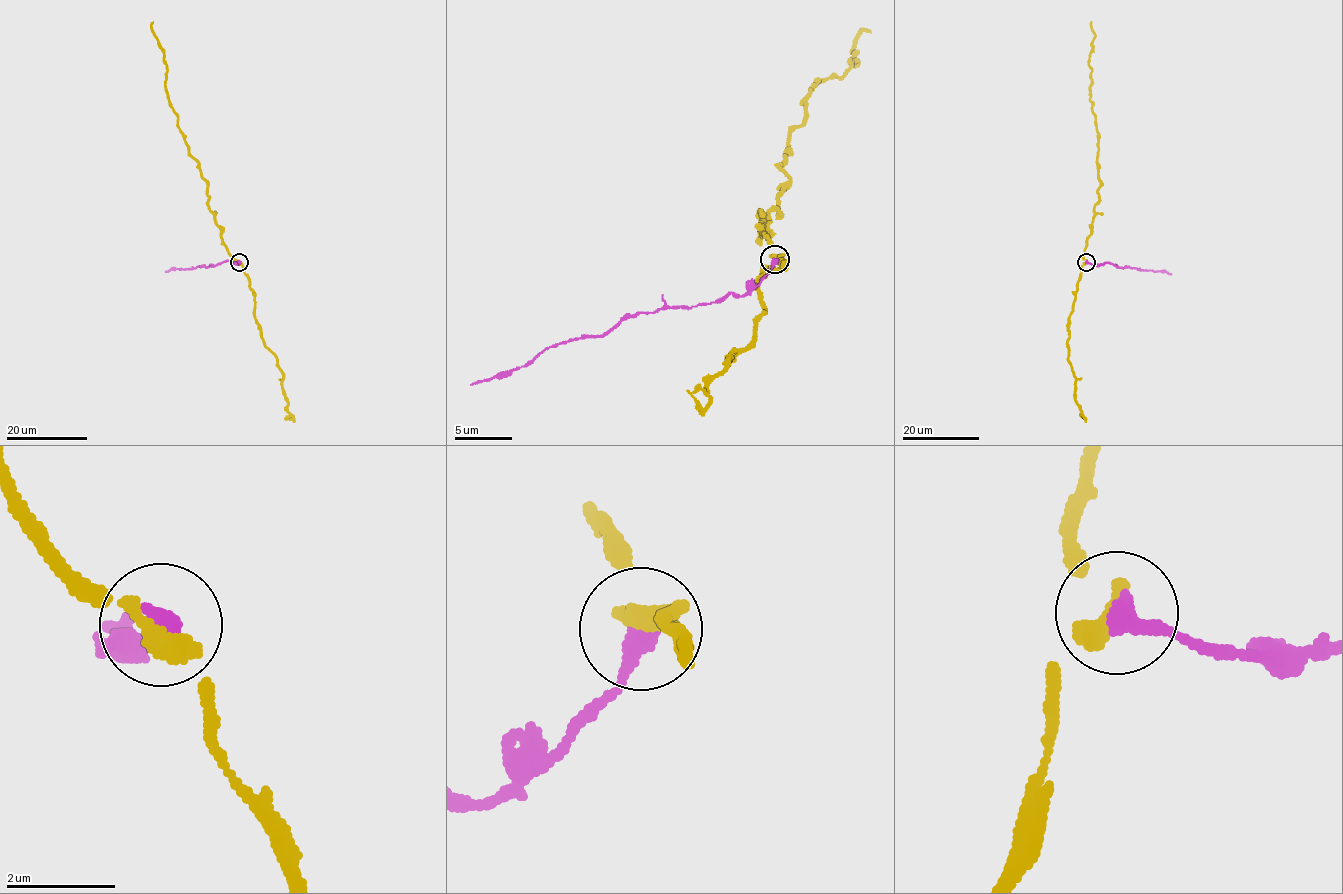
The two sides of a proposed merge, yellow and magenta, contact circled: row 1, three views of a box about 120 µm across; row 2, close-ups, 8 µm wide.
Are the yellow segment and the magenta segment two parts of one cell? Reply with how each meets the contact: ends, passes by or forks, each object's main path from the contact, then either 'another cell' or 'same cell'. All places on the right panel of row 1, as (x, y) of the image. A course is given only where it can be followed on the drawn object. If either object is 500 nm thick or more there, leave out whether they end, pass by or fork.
yellow ends there; magenta ends there; yellow runs (1086, 261), (1082, 256), (1091, 234), (1100, 183), (1096, 115), (1090, 99), (1089, 63), (1095, 36), (1091, 21); magenta runs (1086, 261), (1093, 264), (1108, 262), (1121, 268), (1171, 274); same cell

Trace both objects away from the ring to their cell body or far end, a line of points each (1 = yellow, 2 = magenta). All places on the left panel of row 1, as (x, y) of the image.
1: (239, 262), (224, 245), (208, 205), (207, 181), (177, 126), (165, 85), (163, 50), (154, 36), (153, 21)
2: (239, 262), (227, 260), (210, 266), (165, 271)

